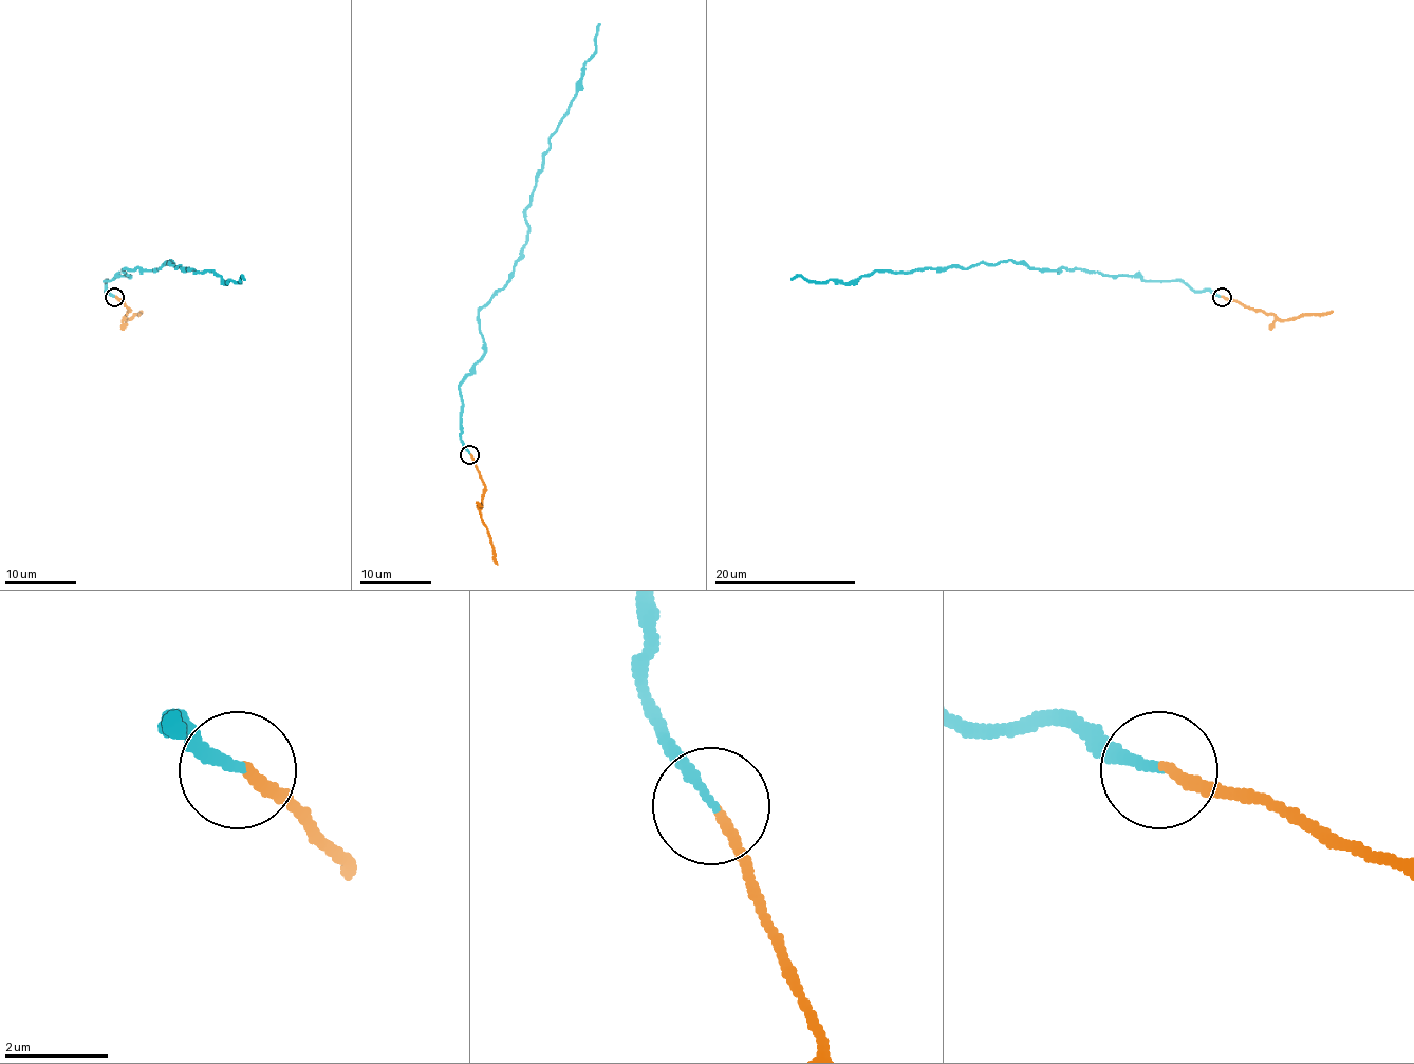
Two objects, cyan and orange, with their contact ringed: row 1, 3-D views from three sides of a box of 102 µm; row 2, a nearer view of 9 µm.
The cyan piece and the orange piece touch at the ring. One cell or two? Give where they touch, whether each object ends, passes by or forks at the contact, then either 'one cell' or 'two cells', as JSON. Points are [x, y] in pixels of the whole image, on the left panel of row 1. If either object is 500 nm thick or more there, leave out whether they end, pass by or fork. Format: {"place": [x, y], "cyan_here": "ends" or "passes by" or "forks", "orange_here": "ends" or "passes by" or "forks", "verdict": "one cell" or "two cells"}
{"place": [114, 297], "cyan_here": "ends", "orange_here": "ends", "verdict": "two cells"}

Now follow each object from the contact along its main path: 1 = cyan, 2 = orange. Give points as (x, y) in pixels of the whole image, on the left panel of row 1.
1: (114, 296), (105, 282), (123, 269), (171, 261), (227, 283), (245, 280)
2: (116, 296), (130, 311), (125, 319), (143, 311)

